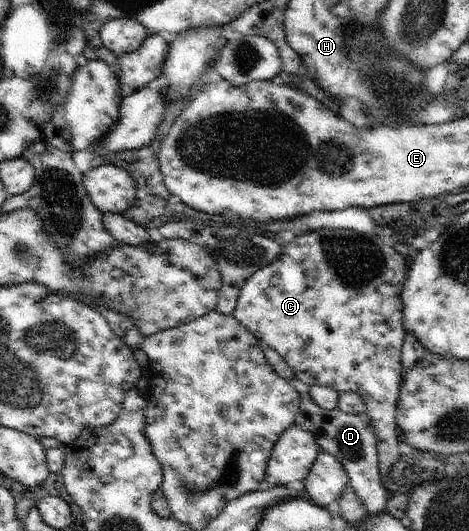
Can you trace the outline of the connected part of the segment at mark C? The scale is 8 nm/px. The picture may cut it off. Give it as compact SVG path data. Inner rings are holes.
M319 229L313 232L297 236L283 247L283 252L279 254L271 264L260 268L252 274L241 289L237 306L233 316L257 337L259 343L263 347L272 348L279 356L287 362L289 368L293 370L295 376L308 384L309 386L328 386L337 392L353 391L359 393L363 397L366 413L371 418L370 423L375 430L377 436L379 451L378 469L380 474L387 474L389 468L393 468L393 464L401 458L401 452L404 450L398 439L397 425L395 424L395 410L397 410L397 398L400 394L400 386L402 382L402 366L401 353L402 344L406 336L405 326L403 326L403 300L401 300L401 292L407 280L407 272L409 272L409 261L399 254L393 246L386 244L380 235L363 234L353 229Z

